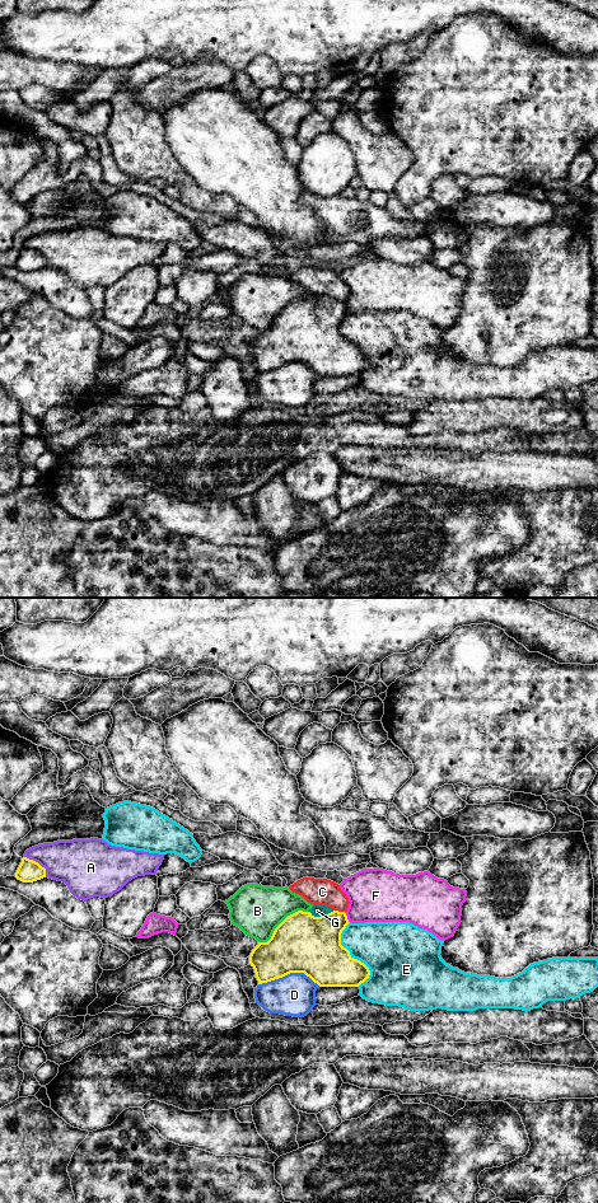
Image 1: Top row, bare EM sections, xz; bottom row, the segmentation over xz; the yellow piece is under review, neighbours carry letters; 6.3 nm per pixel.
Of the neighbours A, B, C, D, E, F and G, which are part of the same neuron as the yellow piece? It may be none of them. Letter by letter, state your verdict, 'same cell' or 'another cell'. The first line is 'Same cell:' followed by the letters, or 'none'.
Same cell: G
A: another cell
B: another cell
C: another cell
D: another cell
E: another cell
F: another cell
G: same cell

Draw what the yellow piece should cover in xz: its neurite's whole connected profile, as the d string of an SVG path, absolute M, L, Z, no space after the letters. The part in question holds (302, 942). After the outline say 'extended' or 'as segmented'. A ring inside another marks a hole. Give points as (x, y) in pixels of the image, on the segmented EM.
M314 904L308 912L288 916L267 942L258 942L249 955L258 984L282 978L290 973L304 973L319 987L359 987L369 975L369 968L350 955L341 945L341 933L349 925L345 912Z; extended

